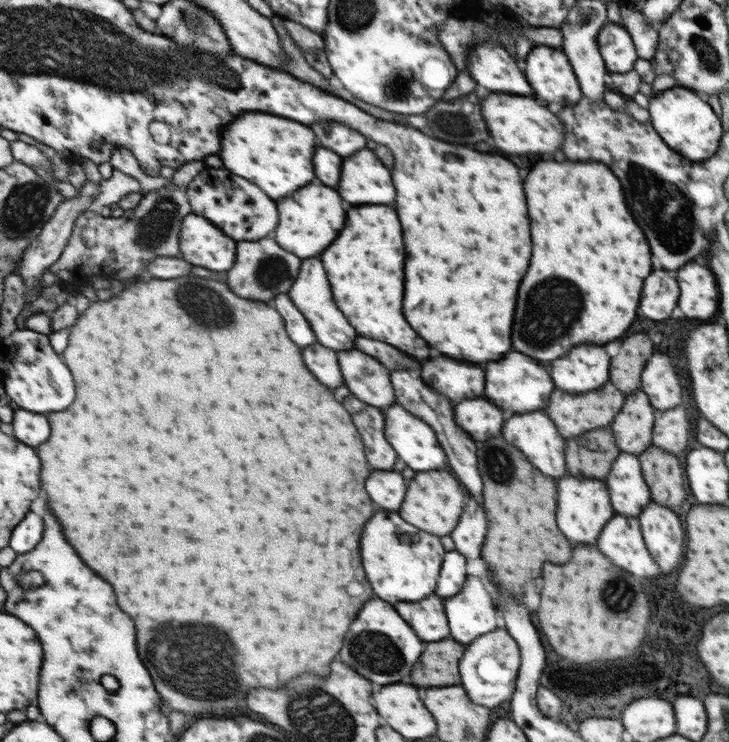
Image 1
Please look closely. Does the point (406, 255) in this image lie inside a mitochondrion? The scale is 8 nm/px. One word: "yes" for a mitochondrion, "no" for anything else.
no

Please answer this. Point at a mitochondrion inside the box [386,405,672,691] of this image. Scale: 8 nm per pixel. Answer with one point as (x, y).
(619, 596)

